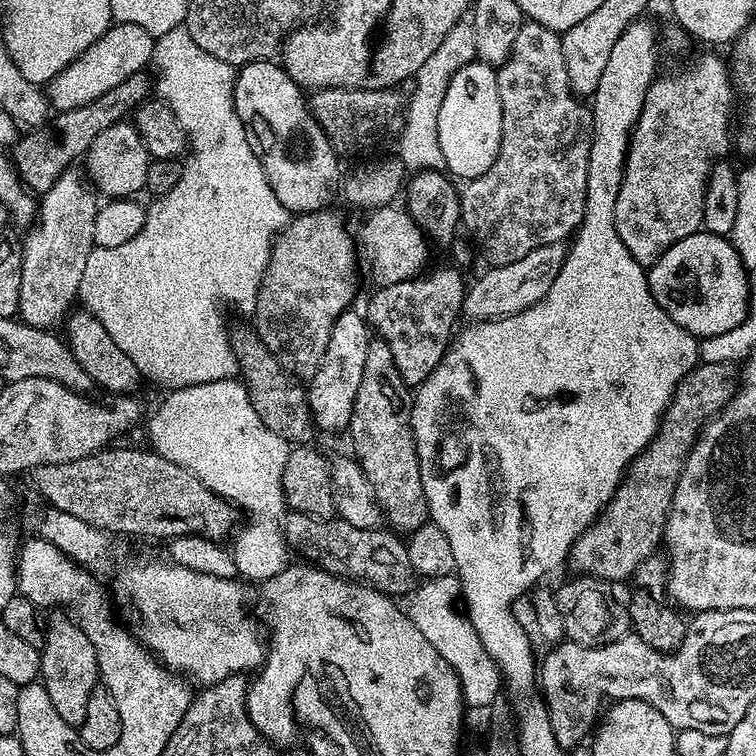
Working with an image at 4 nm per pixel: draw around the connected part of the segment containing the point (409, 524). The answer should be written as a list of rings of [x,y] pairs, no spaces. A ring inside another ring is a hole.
[[[379,338],[369,339],[366,370],[362,374],[362,383],[358,385],[354,414],[346,432],[352,435],[351,455],[359,462],[366,478],[370,478],[370,486],[374,486],[385,521],[400,534],[414,533],[430,520],[412,433],[413,403],[410,385],[402,378],[390,346]]]

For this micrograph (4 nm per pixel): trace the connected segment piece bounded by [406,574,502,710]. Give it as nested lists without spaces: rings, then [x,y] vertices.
[[[453,574],[433,580],[425,579],[411,593],[407,601],[409,604],[406,604],[406,611],[408,617],[414,622],[414,626],[422,630],[426,642],[430,642],[430,646],[434,646],[434,650],[438,650],[438,654],[442,654],[442,658],[446,658],[446,662],[450,662],[450,666],[458,674],[464,691],[465,705],[469,709],[488,710],[494,698],[502,692],[500,668],[486,650],[486,646],[482,644],[478,630],[462,611],[461,600],[459,576]]]

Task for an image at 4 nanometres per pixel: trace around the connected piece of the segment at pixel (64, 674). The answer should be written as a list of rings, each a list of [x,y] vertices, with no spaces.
[[[52,610],[46,616],[46,635],[44,646],[40,649],[39,679],[46,694],[50,694],[50,702],[54,702],[54,710],[58,710],[62,722],[73,726],[78,726],[86,718],[86,706],[90,703],[90,694],[98,687],[99,680],[96,679],[100,676],[100,668],[102,672],[97,641],[88,636],[91,635],[67,611]]]

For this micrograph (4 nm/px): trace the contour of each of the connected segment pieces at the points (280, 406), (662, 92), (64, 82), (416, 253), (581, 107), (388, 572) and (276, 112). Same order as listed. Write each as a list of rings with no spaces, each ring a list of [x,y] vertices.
[[[240,328],[231,333],[232,348],[236,351],[236,361],[240,367],[242,383],[250,394],[250,402],[254,410],[258,410],[258,418],[274,434],[278,434],[292,446],[304,446],[312,435],[318,432],[316,421],[308,405],[308,394],[305,385],[297,382],[286,371],[283,364],[276,359],[271,350],[265,346],[255,331]]]
[[[704,56],[697,64],[692,64],[689,68],[684,68],[681,72],[672,72],[669,76],[664,74],[657,75],[652,81],[652,85],[648,88],[646,94],[646,102],[642,106],[642,114],[638,118],[635,128],[630,133],[628,141],[628,157],[626,158],[626,166],[624,167],[624,181],[622,182],[622,190],[618,190],[618,198],[614,206],[614,226],[618,226],[618,238],[622,238],[622,242],[626,246],[626,250],[630,250],[632,257],[640,264],[651,266],[658,262],[658,258],[662,258],[662,254],[666,254],[666,250],[670,250],[670,246],[674,246],[674,242],[682,242],[682,238],[690,238],[690,234],[701,231],[704,224],[704,196],[706,185],[709,180],[709,173],[712,170],[713,162],[719,161],[731,149],[734,144],[733,128],[734,116],[732,120],[732,107],[738,104],[738,93],[732,82],[732,73],[729,65],[724,64],[716,56]]]
[[[115,23],[94,46],[88,47],[66,70],[60,71],[49,81],[46,88],[49,105],[55,111],[64,111],[92,102],[107,90],[118,86],[119,82],[147,69],[153,61],[154,48],[155,37],[142,27],[130,23]]]
[[[391,203],[371,209],[365,215],[368,217],[360,224],[360,236],[358,232],[358,244],[362,249],[363,259],[364,256],[368,259],[368,264],[372,267],[372,276],[377,280],[375,283],[380,286],[411,280],[429,267],[427,266],[429,237],[420,225],[412,221],[412,217],[403,207],[396,207],[395,203]]]
[[[525,22],[518,30],[518,38],[514,40],[514,50],[511,58],[505,64],[499,65],[496,81],[498,82],[498,98],[502,102],[502,142],[500,143],[500,153],[494,162],[494,166],[490,166],[490,170],[486,170],[486,174],[467,181],[460,192],[460,218],[463,231],[468,231],[480,243],[480,248],[484,251],[485,258],[489,260],[487,263],[492,266],[518,262],[520,258],[526,258],[526,254],[530,254],[532,250],[538,250],[540,246],[546,246],[547,244],[559,244],[567,241],[575,233],[580,223],[584,220],[586,170],[590,166],[590,146],[592,145],[592,114],[589,105],[577,99],[572,91],[570,78],[566,70],[566,58],[563,50],[560,48],[560,36],[557,33],[544,25]]]
[[[289,511],[282,521],[284,539],[287,540],[289,549],[297,557],[311,562],[317,568],[326,570],[330,574],[340,576],[343,580],[359,580],[361,584],[367,584],[370,588],[377,588],[379,592],[384,592],[393,598],[407,597],[409,593],[417,587],[418,577],[414,566],[410,566],[410,554],[408,545],[395,531],[371,528],[370,530],[360,530],[358,526],[350,526],[350,522],[339,518],[330,520],[319,520],[310,518],[301,512]]]
[[[256,60],[237,71],[234,100],[246,138],[266,170],[266,178],[274,194],[278,194],[278,202],[292,214],[327,209],[342,184],[341,157],[313,118],[300,85],[292,81],[279,63]]]

